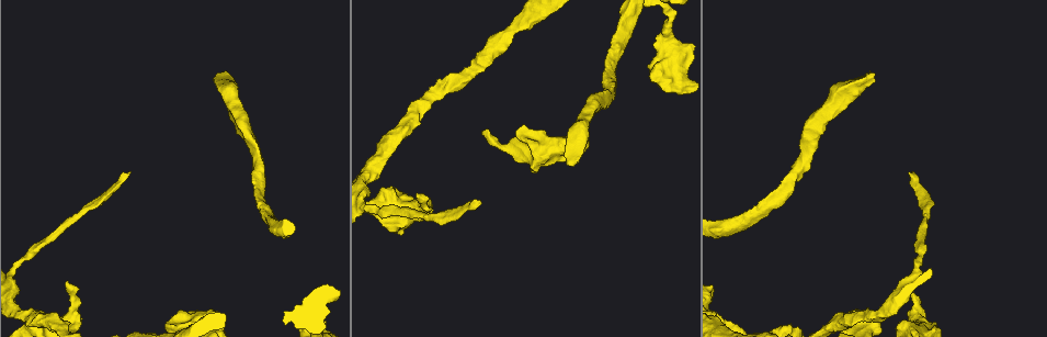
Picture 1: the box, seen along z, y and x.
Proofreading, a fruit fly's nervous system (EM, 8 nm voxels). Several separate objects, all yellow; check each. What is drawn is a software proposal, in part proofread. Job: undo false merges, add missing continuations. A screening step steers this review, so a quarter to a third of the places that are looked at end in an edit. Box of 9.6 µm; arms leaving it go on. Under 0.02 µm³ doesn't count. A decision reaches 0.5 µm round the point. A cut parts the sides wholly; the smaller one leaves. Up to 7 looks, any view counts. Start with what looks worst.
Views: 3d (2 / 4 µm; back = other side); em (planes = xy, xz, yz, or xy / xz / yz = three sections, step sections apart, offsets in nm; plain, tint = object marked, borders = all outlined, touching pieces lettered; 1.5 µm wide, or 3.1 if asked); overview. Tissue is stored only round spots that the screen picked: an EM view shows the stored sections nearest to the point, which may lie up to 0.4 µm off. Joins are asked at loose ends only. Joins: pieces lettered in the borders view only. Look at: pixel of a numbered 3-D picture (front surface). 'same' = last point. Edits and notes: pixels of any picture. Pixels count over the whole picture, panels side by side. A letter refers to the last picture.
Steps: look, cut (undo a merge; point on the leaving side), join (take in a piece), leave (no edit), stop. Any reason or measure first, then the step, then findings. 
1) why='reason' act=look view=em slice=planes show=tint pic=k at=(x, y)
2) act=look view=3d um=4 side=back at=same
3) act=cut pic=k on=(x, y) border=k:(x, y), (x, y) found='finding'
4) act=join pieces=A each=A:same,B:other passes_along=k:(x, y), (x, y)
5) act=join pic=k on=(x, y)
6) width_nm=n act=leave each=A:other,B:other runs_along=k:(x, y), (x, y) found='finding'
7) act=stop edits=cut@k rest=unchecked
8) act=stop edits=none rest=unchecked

why='end of a long branch' act=look view=3d um=4 side=back pic=1 at=(129, 173)

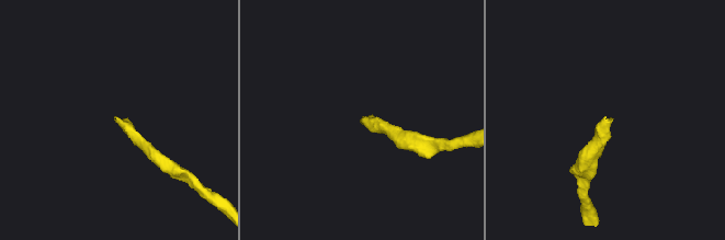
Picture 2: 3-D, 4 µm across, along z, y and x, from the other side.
why='need the tissue' act=look view=em slice=xz step=8 show=tint pic=2 at=(361, 120)

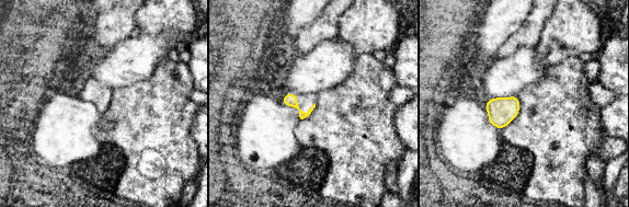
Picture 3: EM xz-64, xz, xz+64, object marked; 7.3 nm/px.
why='cut it another way' act=look view=em slice=xy step=4 show=borders at=same

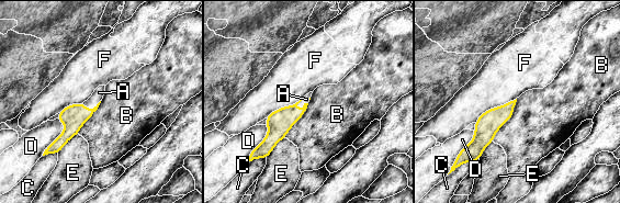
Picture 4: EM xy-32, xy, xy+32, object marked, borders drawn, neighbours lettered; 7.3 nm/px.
act=join pieces=A each=A:same,B:other,C:other,D:other,E:other,F:other passes_along=4:(279, 123), (303, 108), (306, 99) found='the neuron continues'

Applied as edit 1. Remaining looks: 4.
act=look view=overview

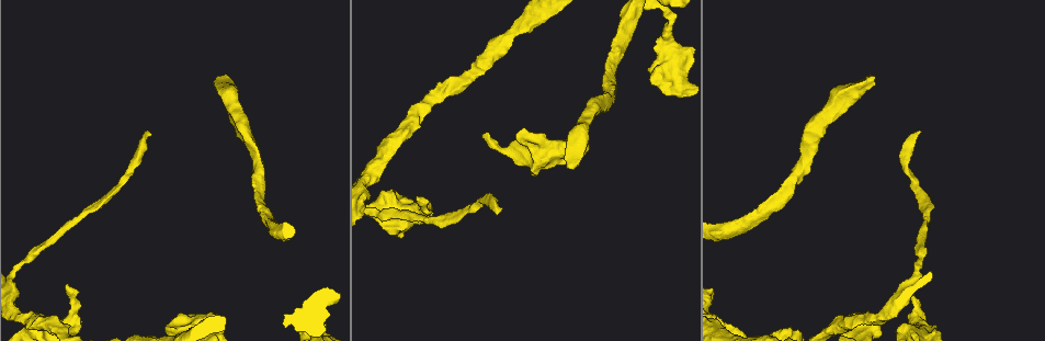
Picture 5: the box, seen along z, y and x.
why='branch stops here' act=look view=3d um=4 pic=5 at=(419, 198)

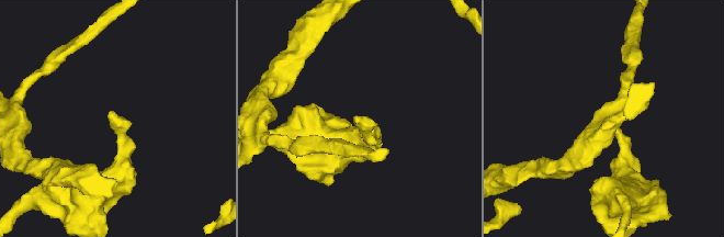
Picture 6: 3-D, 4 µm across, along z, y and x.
act=look view=em um=3.1 slice=xz step=16 show=tint pic=6 at=(357, 120)

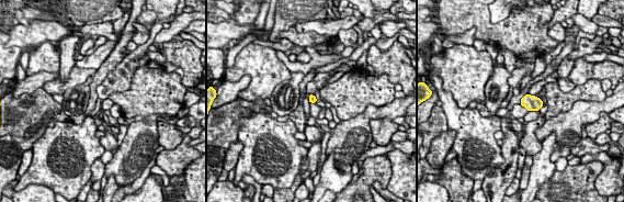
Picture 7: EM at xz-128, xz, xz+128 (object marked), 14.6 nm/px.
act=look view=em um=3.1 slice=planes show=borders at=same

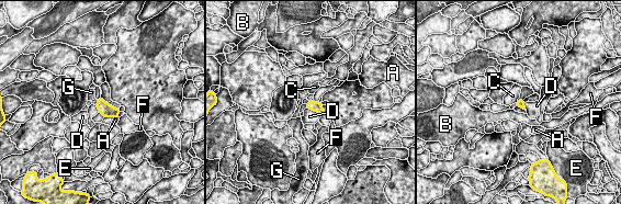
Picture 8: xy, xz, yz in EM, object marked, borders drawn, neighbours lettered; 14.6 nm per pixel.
act=leave each=A:other,B:other,C:other,D:other,E:other,F:other,G:other border=8:(307, 108), (322, 114) found='no lettered piece goes on from it'

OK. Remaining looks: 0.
act=stop edits=join@4 rest=unchecked

